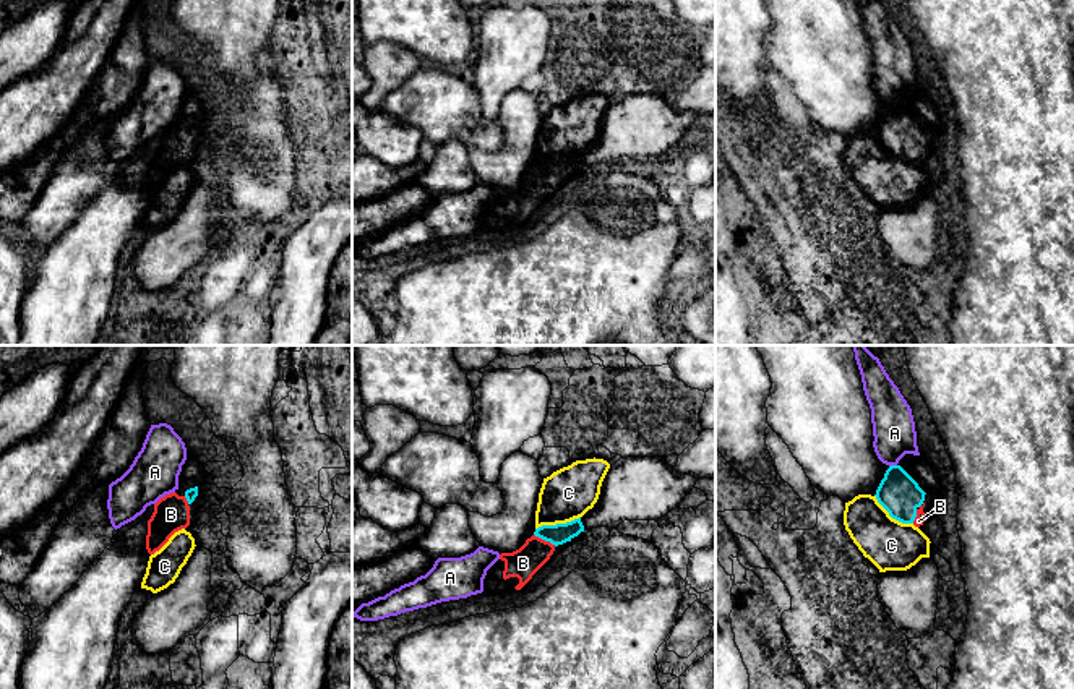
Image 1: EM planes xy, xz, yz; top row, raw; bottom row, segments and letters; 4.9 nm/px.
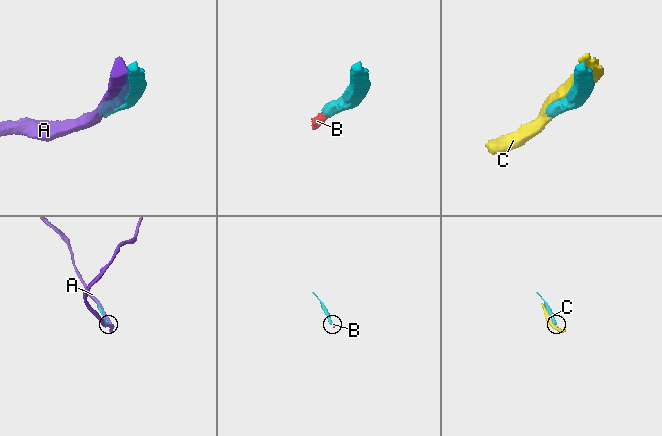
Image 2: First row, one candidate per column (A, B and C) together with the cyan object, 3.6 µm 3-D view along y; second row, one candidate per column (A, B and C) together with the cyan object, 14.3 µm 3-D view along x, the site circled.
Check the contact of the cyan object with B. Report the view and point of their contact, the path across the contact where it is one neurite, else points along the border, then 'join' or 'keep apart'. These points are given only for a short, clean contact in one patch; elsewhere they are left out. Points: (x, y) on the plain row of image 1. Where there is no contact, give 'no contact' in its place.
contact xz (545, 177); way xz (558, 171), (545, 177), (523, 200); join

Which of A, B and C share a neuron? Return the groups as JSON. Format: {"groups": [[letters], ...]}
{"groups": [["A"], ["B"], ["C"]]}

